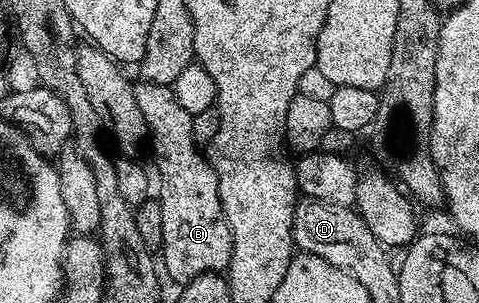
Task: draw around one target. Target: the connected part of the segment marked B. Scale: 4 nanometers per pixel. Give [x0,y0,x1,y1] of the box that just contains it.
[134,80,233,284]

